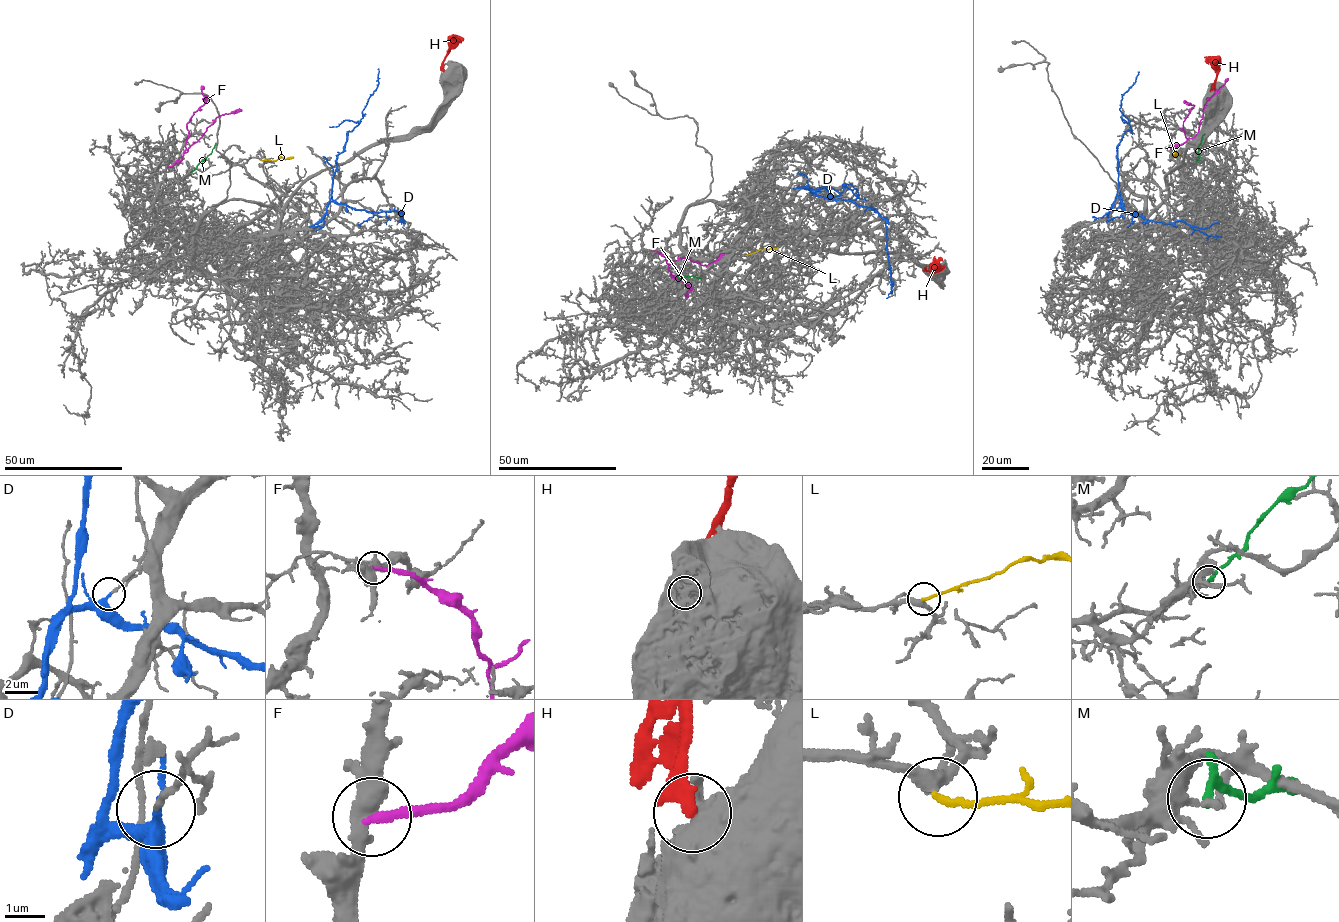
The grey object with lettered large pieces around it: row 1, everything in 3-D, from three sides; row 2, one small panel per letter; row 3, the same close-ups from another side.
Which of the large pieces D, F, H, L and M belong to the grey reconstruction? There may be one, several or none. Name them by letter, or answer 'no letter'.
no letter

